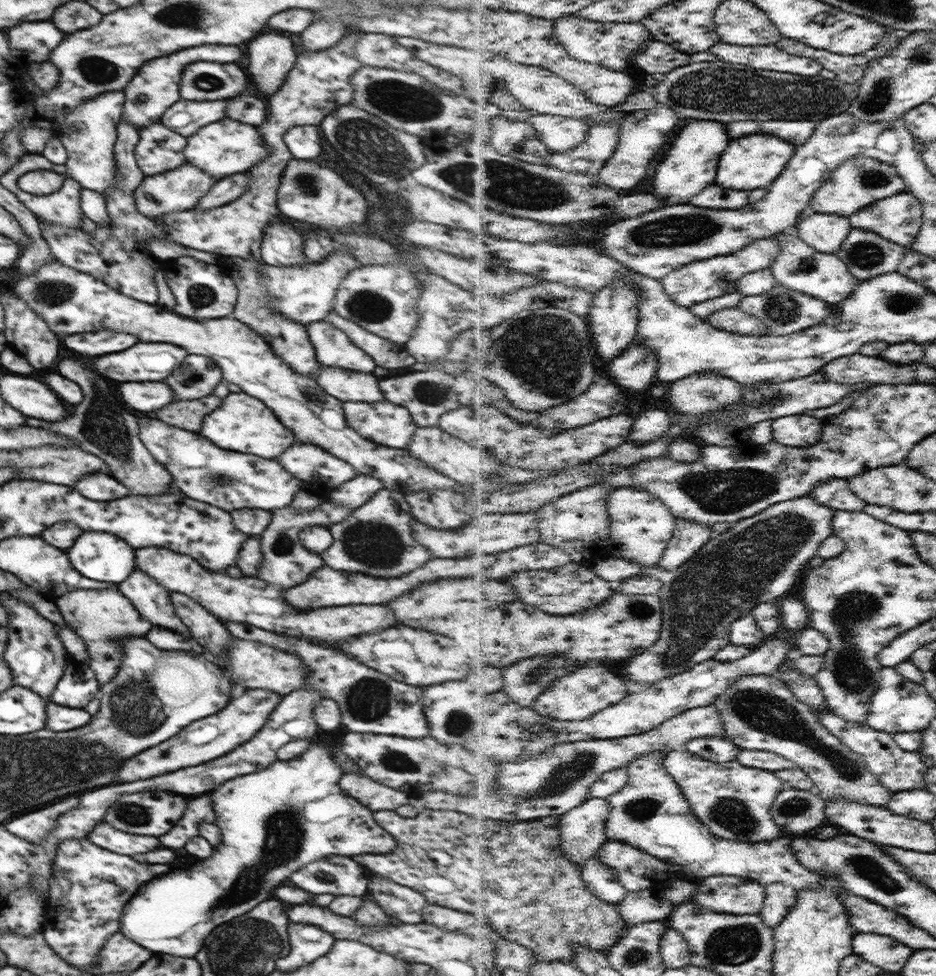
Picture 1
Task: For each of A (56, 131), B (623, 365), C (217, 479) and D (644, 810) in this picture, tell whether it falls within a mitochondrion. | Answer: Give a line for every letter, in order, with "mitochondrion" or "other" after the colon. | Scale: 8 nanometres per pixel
A: other
B: other
C: mitochondrion
D: mitochondrion

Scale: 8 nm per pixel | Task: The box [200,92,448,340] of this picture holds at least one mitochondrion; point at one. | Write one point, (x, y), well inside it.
(367, 144)

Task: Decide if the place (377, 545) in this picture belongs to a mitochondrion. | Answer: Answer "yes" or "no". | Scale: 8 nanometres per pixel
yes

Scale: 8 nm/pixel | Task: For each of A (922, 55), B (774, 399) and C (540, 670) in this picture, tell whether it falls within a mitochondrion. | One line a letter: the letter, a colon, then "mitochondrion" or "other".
A: mitochondrion
B: other
C: mitochondrion

